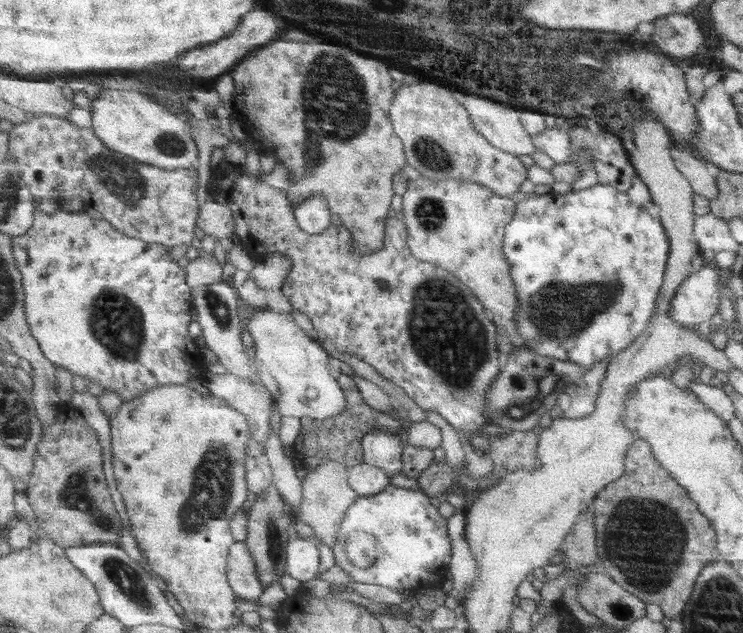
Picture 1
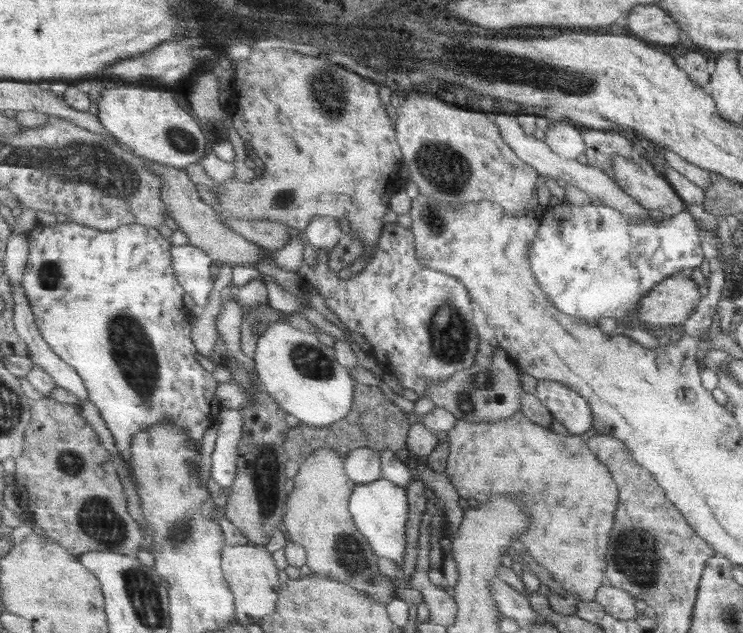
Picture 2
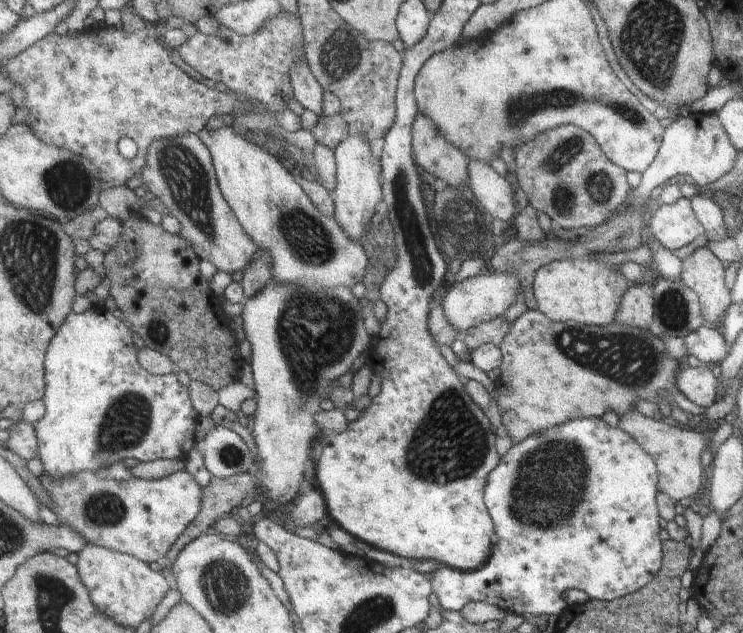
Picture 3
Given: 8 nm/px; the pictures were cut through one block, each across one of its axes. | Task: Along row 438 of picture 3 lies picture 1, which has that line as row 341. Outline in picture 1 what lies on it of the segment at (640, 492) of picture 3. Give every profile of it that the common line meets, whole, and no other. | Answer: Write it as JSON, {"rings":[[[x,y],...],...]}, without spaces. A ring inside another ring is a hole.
{"rings":[[[598,182],[592,187],[571,190],[566,193],[550,191],[549,193],[535,194],[532,192],[526,199],[518,202],[515,217],[508,224],[505,234],[504,253],[507,254],[508,261],[511,263],[512,279],[513,282],[517,282],[515,285],[521,306],[517,310],[517,327],[520,328],[521,337],[527,341],[526,349],[541,356],[575,362],[586,369],[591,369],[597,363],[623,353],[631,343],[635,342],[637,336],[644,332],[645,325],[653,313],[655,297],[666,270],[669,242],[665,230],[659,226],[659,222],[655,222],[648,211],[638,207],[625,191],[617,190],[613,185]]]}

